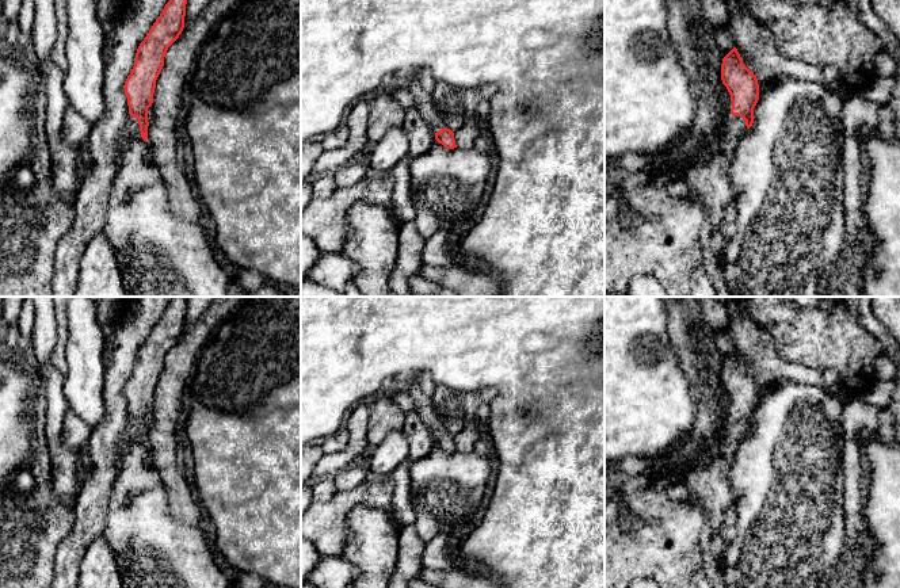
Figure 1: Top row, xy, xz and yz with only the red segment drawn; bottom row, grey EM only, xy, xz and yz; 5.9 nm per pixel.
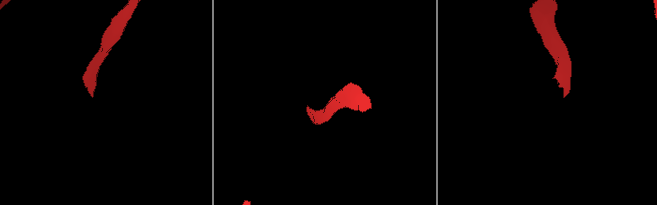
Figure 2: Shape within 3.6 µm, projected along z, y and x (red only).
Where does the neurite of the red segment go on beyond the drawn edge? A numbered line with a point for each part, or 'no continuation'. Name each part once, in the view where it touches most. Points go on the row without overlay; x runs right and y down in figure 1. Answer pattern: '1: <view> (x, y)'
1: xy (132, 432)

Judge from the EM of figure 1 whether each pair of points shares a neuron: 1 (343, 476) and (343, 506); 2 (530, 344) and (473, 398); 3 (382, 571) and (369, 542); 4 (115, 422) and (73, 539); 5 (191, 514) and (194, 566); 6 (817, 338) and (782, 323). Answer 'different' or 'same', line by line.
1: different
2: different
3: same
4: same
5: different
6: same

